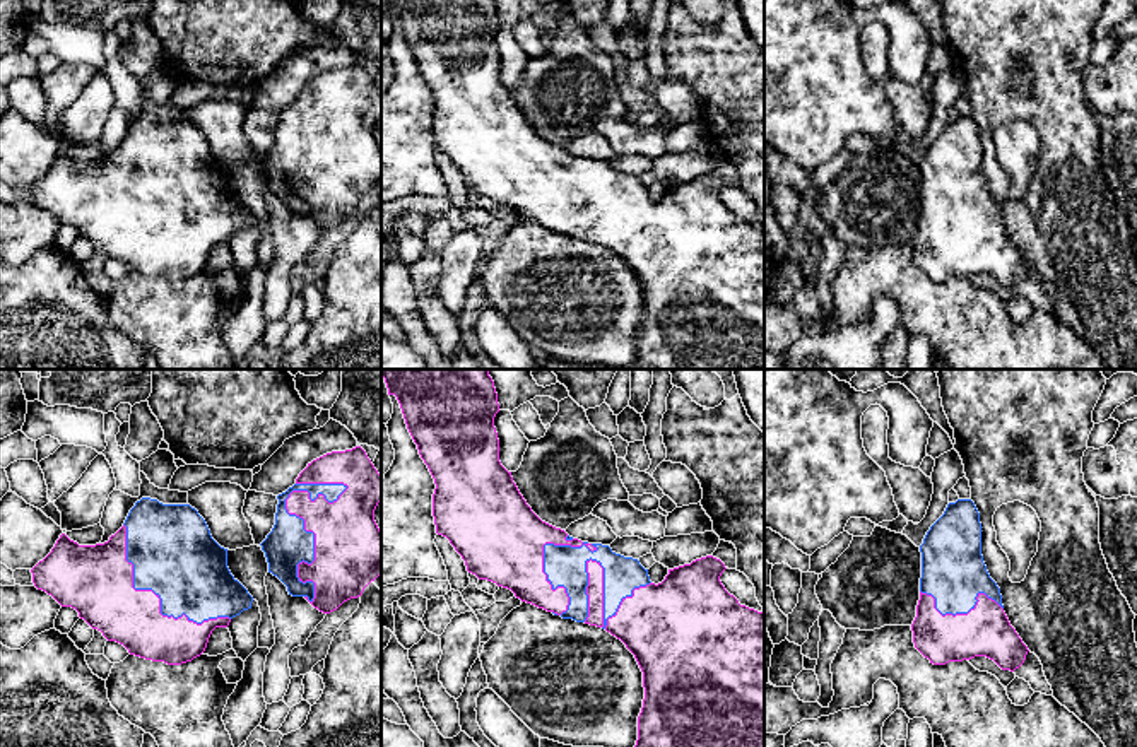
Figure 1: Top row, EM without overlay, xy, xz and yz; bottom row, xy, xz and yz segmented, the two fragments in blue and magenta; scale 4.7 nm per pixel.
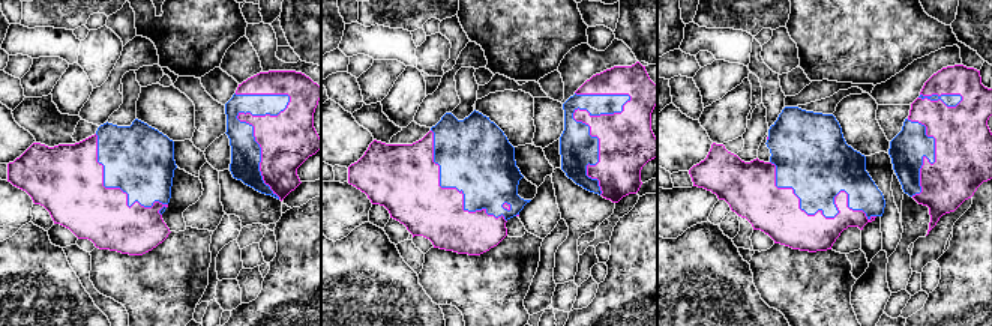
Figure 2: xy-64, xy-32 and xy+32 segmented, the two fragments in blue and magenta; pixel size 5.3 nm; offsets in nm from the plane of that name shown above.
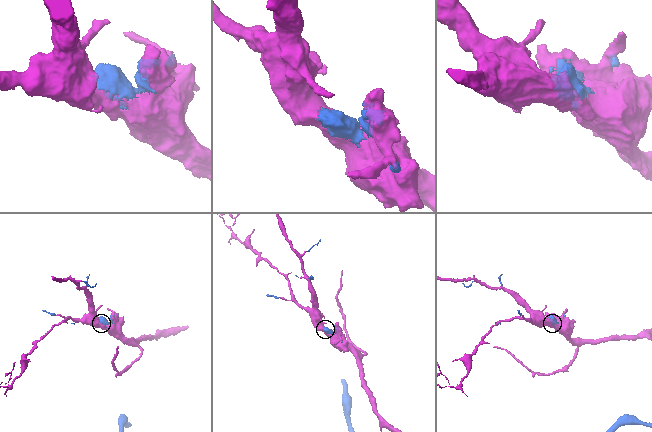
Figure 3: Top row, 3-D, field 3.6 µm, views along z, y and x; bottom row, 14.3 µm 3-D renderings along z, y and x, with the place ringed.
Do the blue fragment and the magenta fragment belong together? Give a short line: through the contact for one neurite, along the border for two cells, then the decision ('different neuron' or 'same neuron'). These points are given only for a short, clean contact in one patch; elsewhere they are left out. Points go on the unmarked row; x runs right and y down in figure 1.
same neuron

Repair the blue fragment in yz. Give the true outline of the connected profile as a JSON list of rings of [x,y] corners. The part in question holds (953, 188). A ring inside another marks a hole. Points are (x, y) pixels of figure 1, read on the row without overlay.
[[[971,116],[949,120],[922,169],[915,265],[934,282],[987,274],[1014,289],[1028,272],[1010,243],[981,173],[980,130]]]

